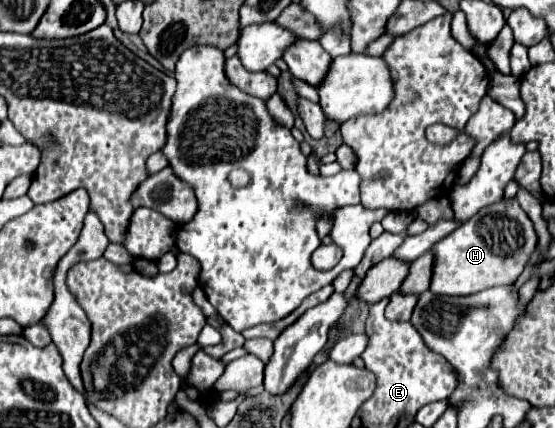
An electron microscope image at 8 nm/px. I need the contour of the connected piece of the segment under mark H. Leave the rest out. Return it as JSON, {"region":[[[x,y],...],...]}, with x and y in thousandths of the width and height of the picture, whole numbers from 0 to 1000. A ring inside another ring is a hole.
{"region":[[[932,465],[885,474],[780,577],[784,624],[777,680],[784,689],[838,694],[881,671],[921,666],[942,638],[964,577],[968,549],[960,540],[960,521]]]}

